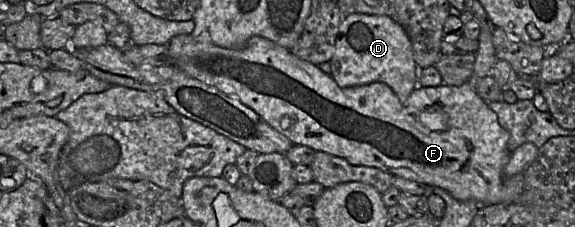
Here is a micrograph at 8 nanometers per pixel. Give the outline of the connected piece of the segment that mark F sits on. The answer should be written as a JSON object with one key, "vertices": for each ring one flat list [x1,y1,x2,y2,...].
{"vertices":[[481,28,478,41,479,47,475,53,473,75,468,82,461,86,449,86,442,84,437,87,416,87,409,95,408,99,403,103,395,92,388,85,382,82,373,82,367,85,341,88,337,85,331,75,324,73,317,65,298,58,293,55,290,50,260,36,251,37,245,45,239,48,223,48,212,43,200,43,191,35,183,34,173,37,167,46,175,66,189,76,202,81,207,85,214,86,230,97,237,98,242,104,261,116,269,125,281,134,285,135,293,144,308,146,316,152,326,152,333,156,343,158,352,165,375,167,392,174,393,176,443,188,450,193,452,197,459,201,474,201,482,206,500,203,516,203,516,200,522,195,524,190,524,172,515,174,511,177,504,176,503,169,511,156,511,151,508,149,510,134,499,124,497,114,475,90,475,85,479,79,492,75,492,70,498,60,493,45,493,29]]}

